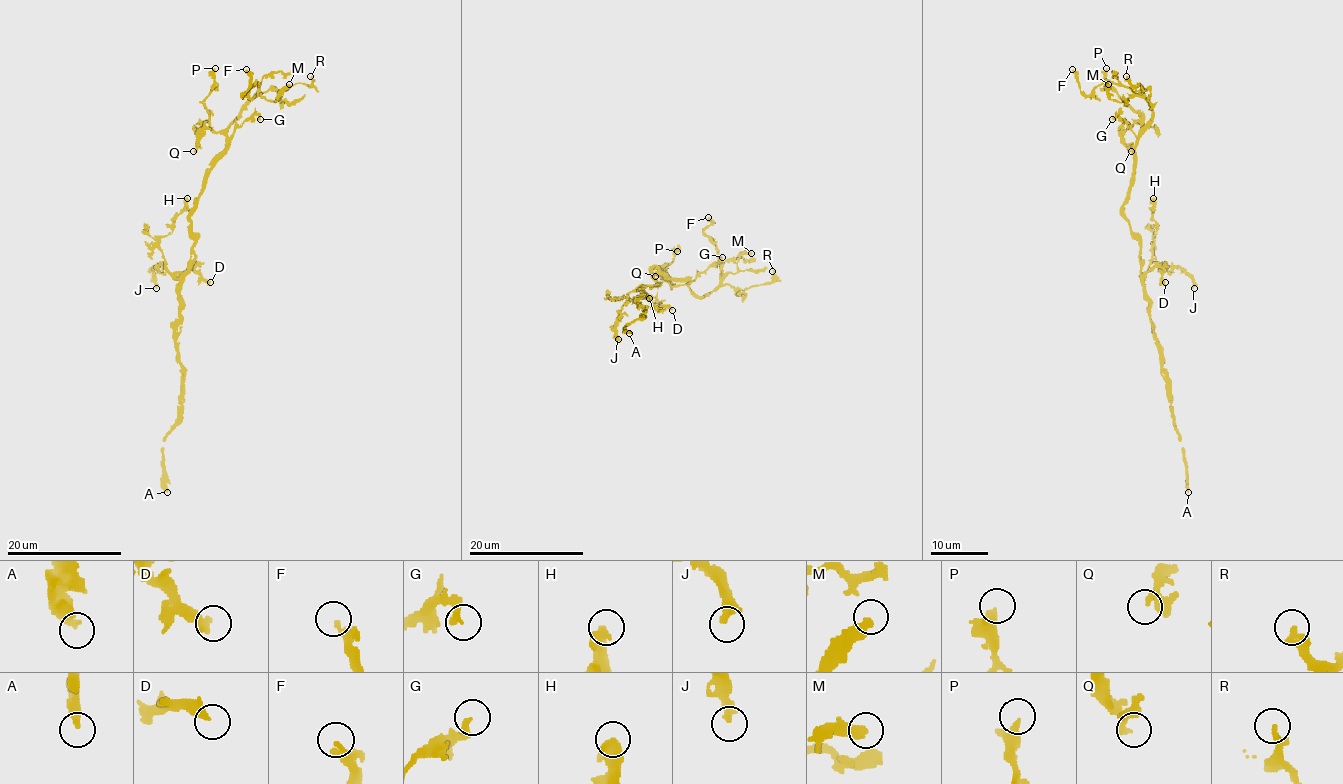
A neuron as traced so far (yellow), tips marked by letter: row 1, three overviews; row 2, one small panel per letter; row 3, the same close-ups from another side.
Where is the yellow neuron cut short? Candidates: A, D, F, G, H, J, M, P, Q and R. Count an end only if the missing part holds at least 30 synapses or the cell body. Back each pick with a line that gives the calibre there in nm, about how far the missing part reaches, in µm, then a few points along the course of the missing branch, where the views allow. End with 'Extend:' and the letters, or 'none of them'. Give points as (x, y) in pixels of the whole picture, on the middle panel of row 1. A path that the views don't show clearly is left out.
P: 280 nm | 6 µm | (677, 251), (685, 237)
Extend: P

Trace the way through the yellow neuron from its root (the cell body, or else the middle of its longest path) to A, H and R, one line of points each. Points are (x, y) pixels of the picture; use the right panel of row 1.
A: (1136, 235), (1148, 315), (1168, 385), (1173, 429), (1183, 446), (1188, 492)
H: (1136, 235), (1141, 271), (1146, 272), (1156, 231), (1152, 215), (1153, 198)
R: (1136, 235), (1123, 215), (1123, 204), (1133, 179), (1138, 134), (1152, 108), (1141, 95), (1141, 85), (1126, 76)

